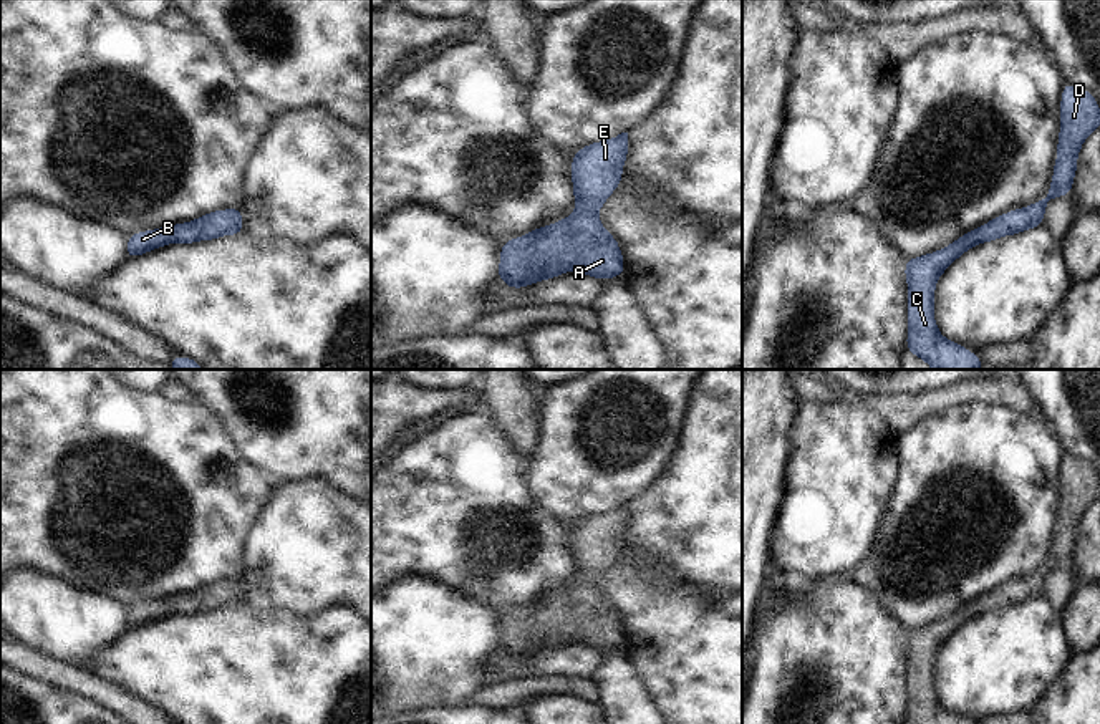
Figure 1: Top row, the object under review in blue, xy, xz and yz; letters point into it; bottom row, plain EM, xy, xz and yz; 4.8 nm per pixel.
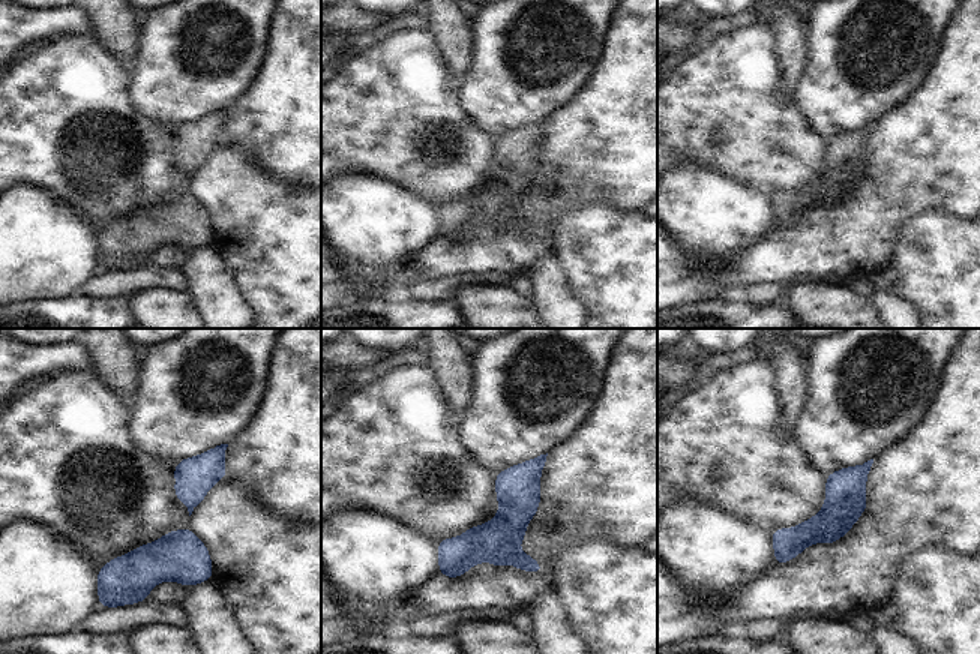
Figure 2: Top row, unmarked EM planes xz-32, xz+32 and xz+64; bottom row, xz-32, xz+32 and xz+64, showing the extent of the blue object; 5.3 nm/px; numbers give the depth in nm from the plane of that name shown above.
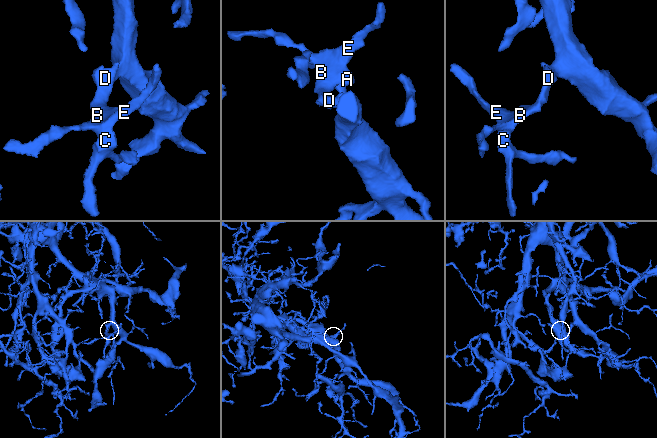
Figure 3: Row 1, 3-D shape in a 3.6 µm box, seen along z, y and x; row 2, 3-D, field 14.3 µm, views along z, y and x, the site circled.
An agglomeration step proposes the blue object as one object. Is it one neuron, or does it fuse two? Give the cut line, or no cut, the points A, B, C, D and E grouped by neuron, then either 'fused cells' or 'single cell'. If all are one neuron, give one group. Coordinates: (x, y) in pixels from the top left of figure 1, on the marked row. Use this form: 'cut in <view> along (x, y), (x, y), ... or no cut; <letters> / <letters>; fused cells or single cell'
no cut; A B C D E; single cell

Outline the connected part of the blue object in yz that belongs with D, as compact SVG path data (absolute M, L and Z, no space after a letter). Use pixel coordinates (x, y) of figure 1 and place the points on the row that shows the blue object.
M1064 83L1060 98L1060 131L1057 159L1047 195L1022 209L1012 209L977 229L966 232L948 247L905 260L908 285L906 348L933 369L979 369L984 361L966 346L944 338L934 320L934 290L946 268L969 249L1006 235L1017 235L1044 225L1052 199L1070 195L1077 159L1085 139L1100 128L1100 106L1095 96L1072 83Z

